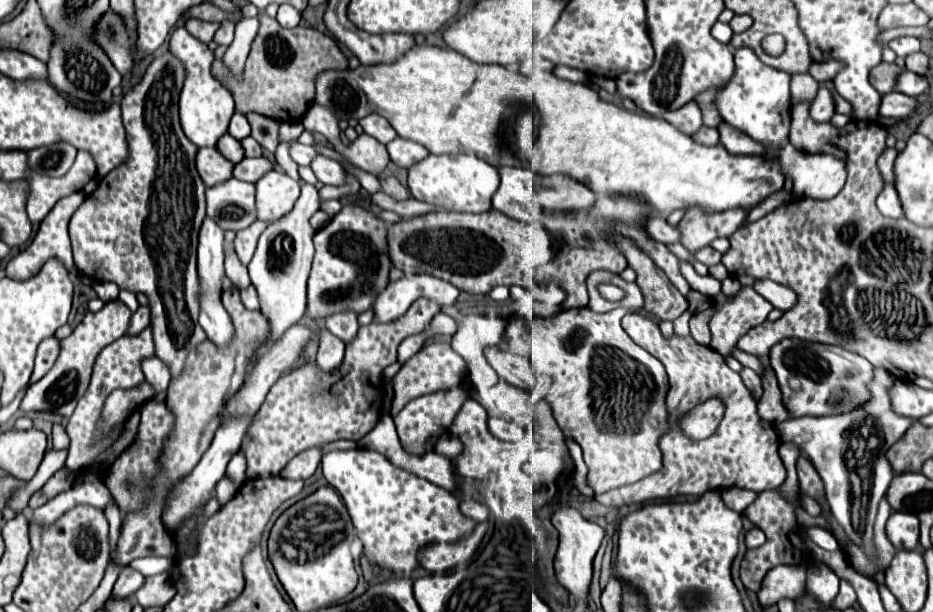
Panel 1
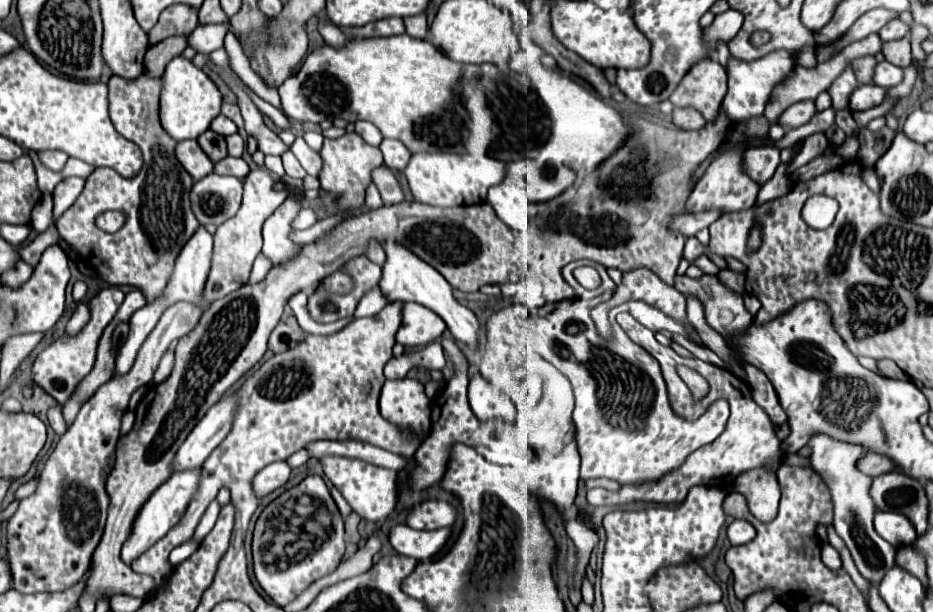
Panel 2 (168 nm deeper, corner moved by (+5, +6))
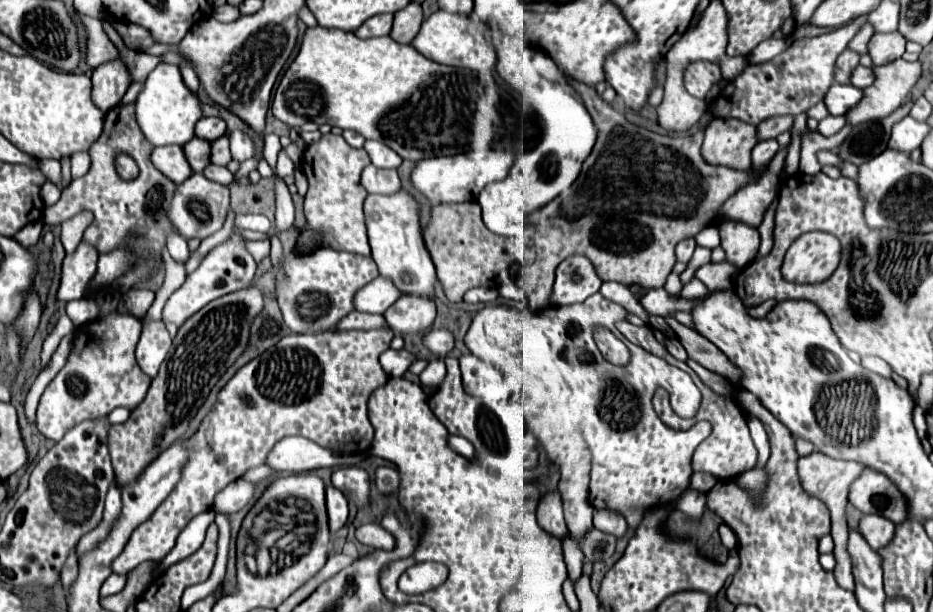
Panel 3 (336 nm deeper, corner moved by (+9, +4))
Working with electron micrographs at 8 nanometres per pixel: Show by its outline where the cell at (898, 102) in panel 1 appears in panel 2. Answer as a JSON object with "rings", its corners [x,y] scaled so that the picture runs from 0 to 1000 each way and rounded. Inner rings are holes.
{"rings":[[[922,139],[911,155],[911,181],[926,181],[939,175],[947,165],[947,158],[950,158],[950,145],[941,139]]]}

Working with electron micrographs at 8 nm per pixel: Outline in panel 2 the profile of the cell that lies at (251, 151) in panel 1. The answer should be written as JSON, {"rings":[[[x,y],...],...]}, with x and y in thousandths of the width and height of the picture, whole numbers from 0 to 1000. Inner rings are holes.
{"rings":[[[255,217],[244,221],[242,237],[244,237],[244,253],[249,253],[249,257],[257,257],[262,250],[262,243],[264,243],[264,234]]]}

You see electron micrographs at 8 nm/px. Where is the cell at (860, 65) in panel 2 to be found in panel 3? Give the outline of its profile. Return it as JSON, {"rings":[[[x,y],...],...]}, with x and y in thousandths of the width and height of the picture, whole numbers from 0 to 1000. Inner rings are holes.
{"rings":[[[907,80],[900,93],[898,93],[898,100],[896,100],[896,113],[894,113],[894,129],[898,132],[898,136],[911,136],[911,123],[913,123],[913,116],[920,109],[920,103],[922,103],[922,90],[920,87],[915,87],[915,83],[911,83],[911,80]]]}

